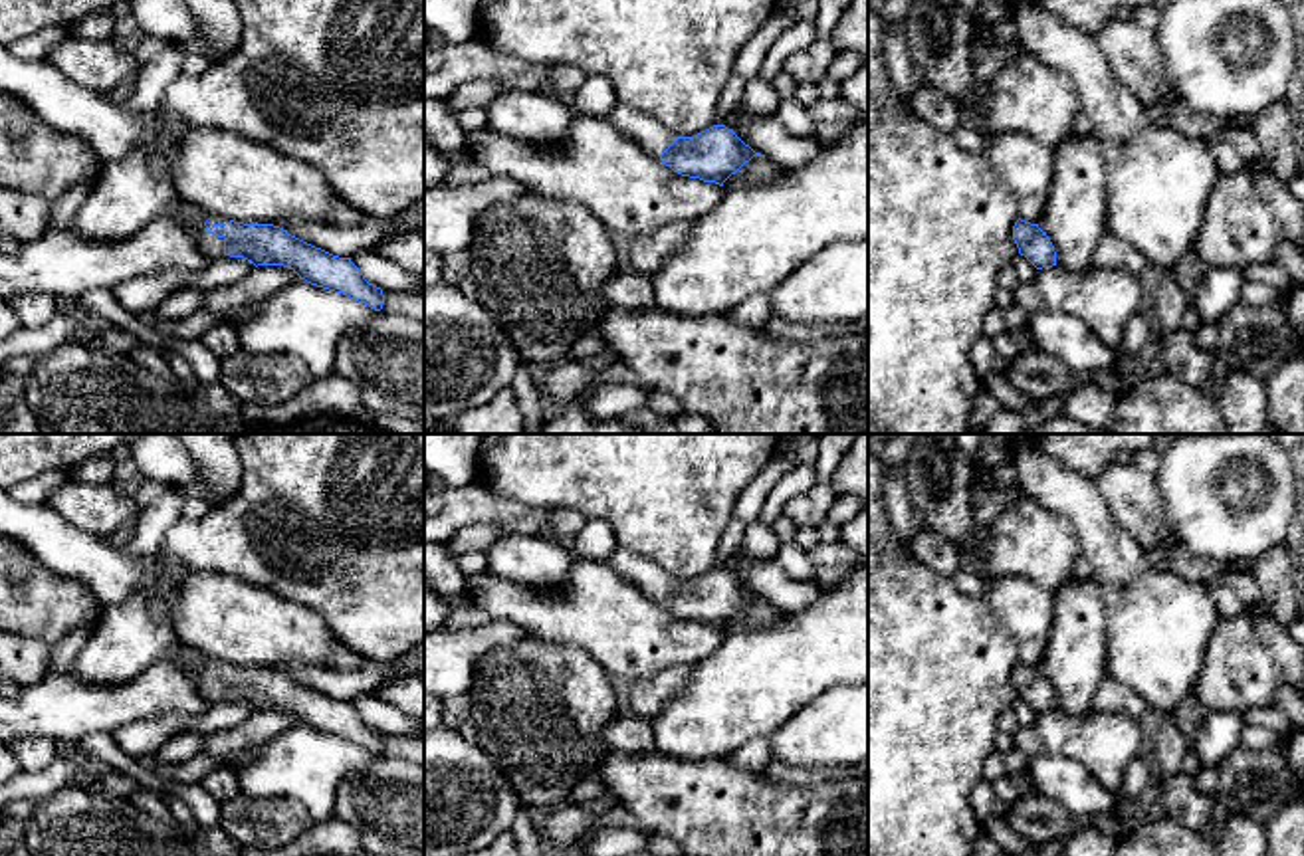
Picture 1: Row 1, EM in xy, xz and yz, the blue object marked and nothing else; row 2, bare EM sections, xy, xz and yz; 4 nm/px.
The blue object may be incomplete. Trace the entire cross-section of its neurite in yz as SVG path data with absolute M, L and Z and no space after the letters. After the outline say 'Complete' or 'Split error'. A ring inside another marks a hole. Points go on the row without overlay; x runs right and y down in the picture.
M1017 664L1013 670L1013 684L1019 692L1019 697L1025 699L1036 713L1056 709L1056 696L1038 668Z. Complete

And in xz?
M616 547L604 559L604 565L636 585L650 600L660 602L674 616L719 630L753 600L765 600L755 596L725 569L713 569L694 581L676 581L654 561L622 547Z. Split error

